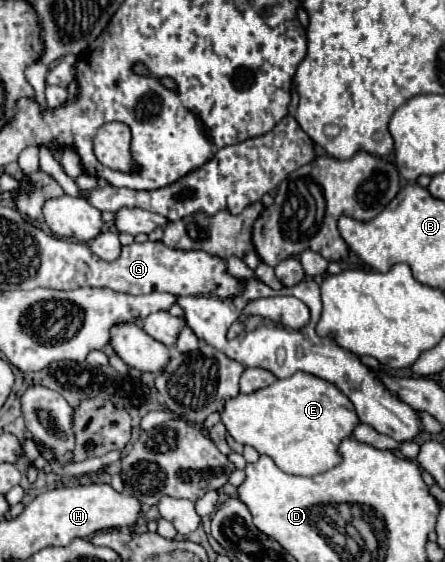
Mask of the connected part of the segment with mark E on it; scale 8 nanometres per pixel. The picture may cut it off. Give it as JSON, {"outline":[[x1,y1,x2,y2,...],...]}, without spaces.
{"outline":[[296,372,290,378,276,380,272,386,256,390,252,394,238,394,236,398,228,398,224,404,226,406,220,414,220,420,226,426,228,434,238,444,252,446,258,454,270,456,272,460,276,460,276,466,280,470,296,476,316,476,336,466,340,462,340,456,336,452,338,444,344,438,352,436,352,430,358,424,358,416,352,402,336,386,306,372]]}

